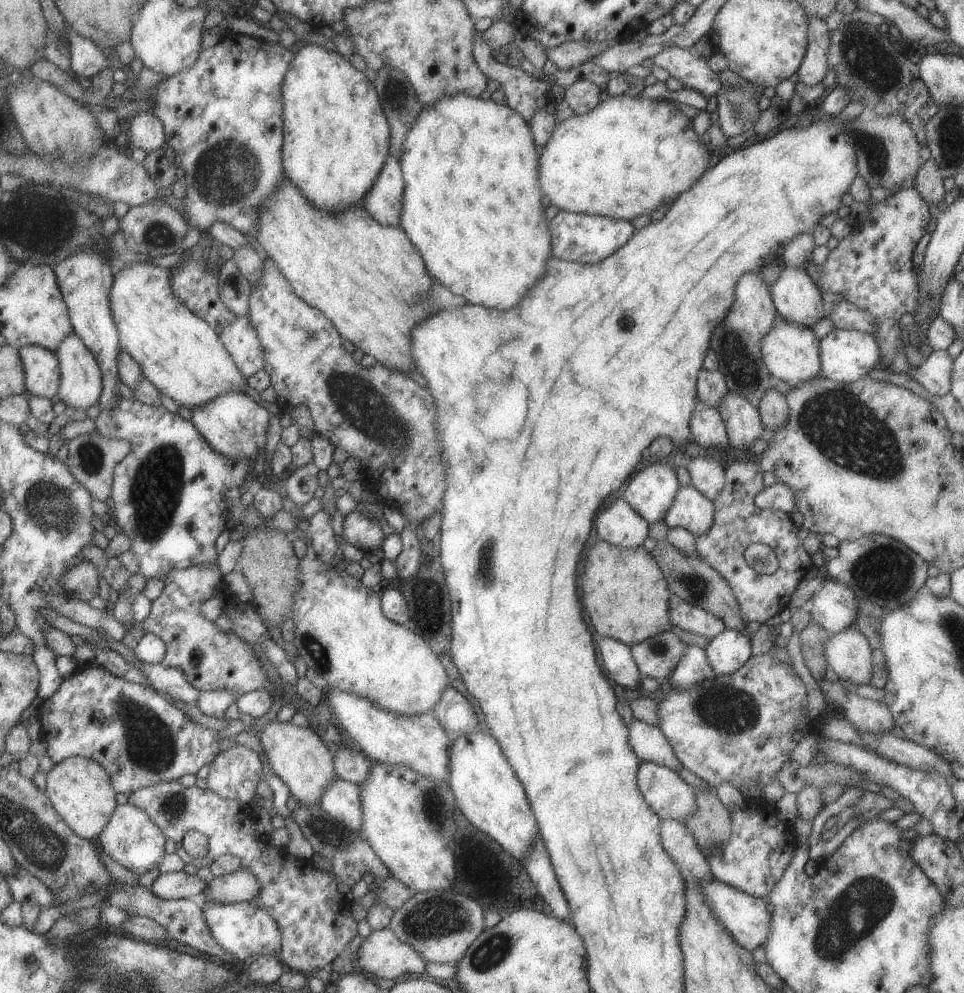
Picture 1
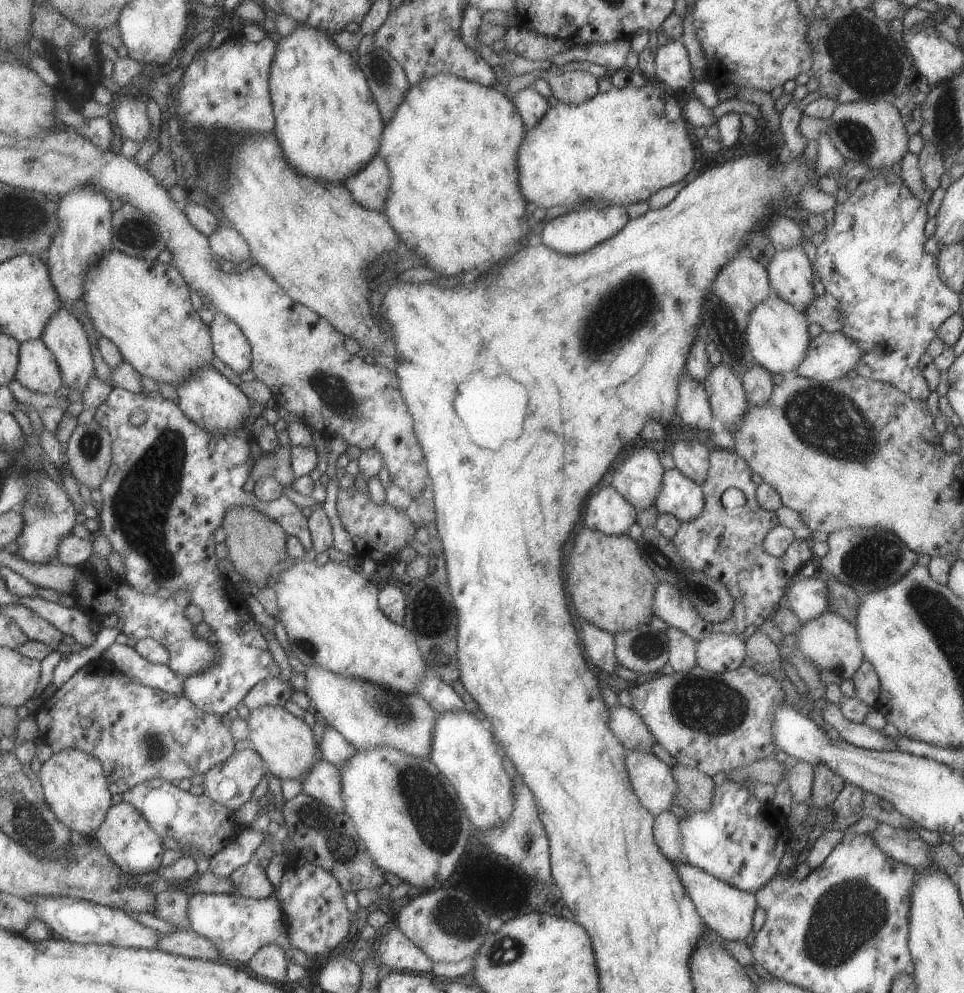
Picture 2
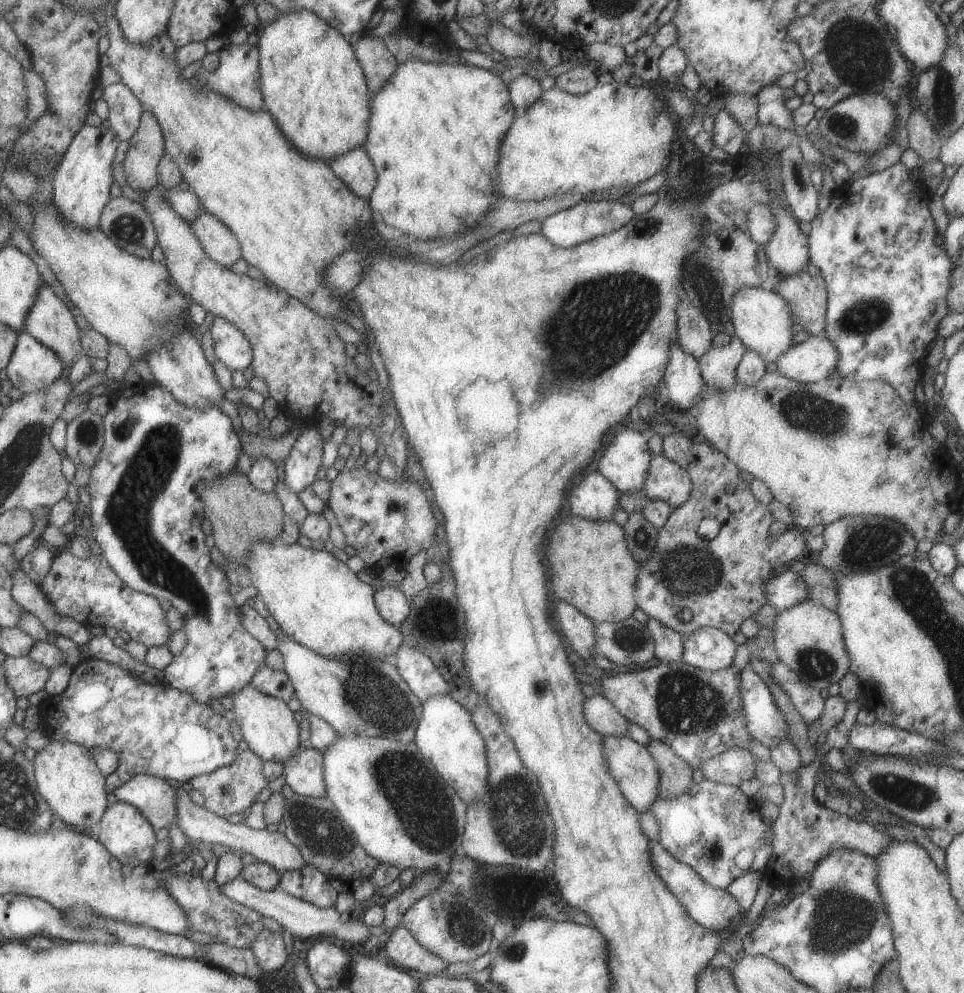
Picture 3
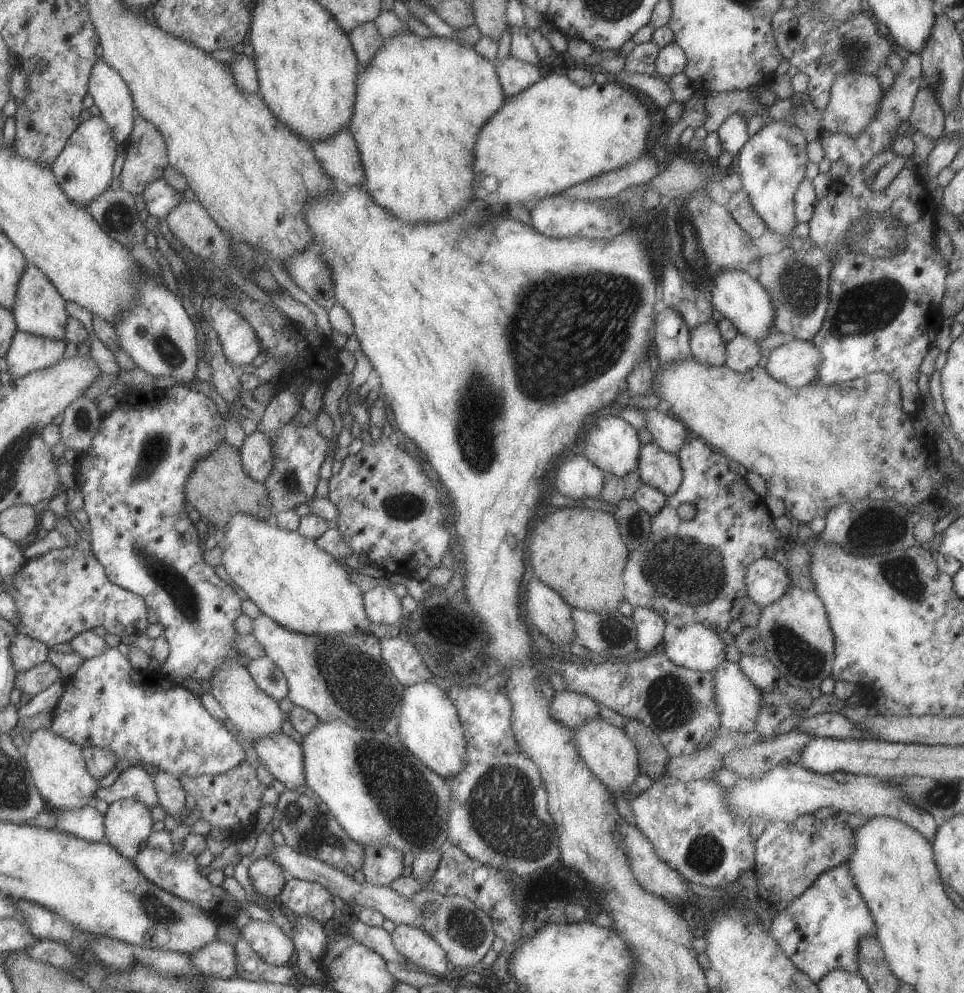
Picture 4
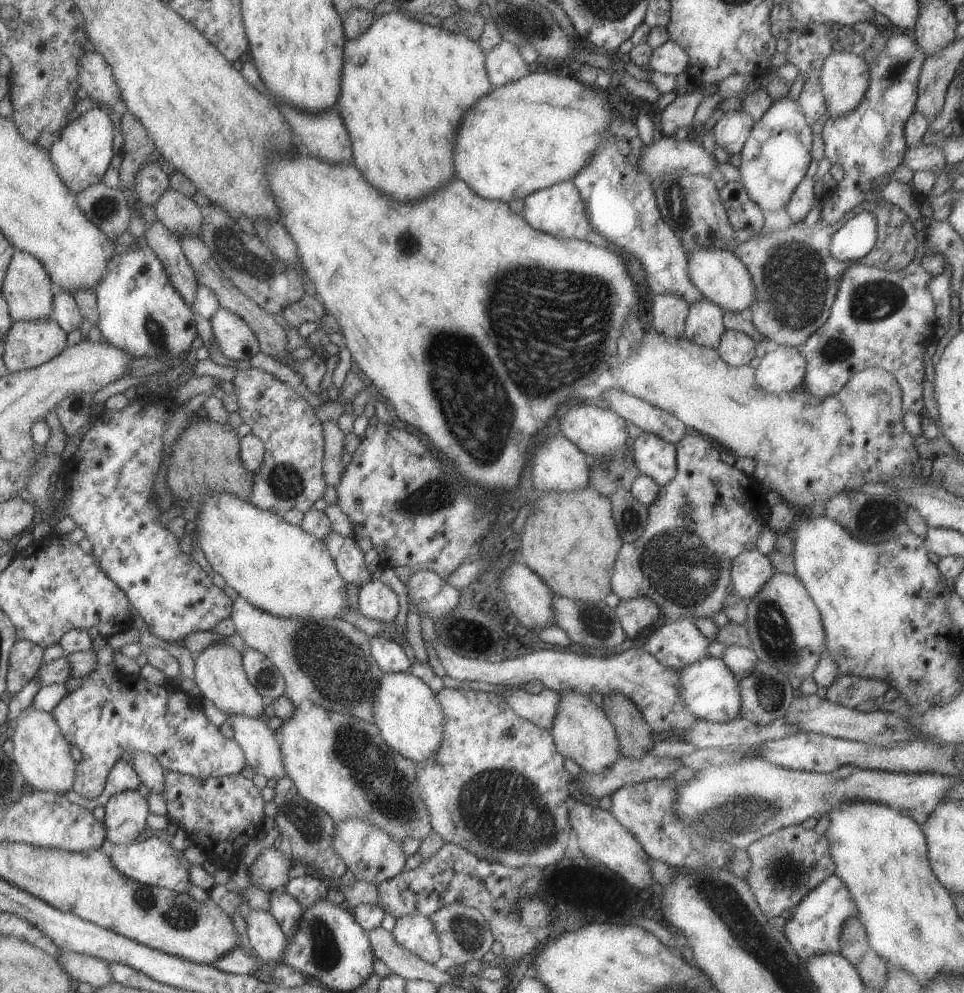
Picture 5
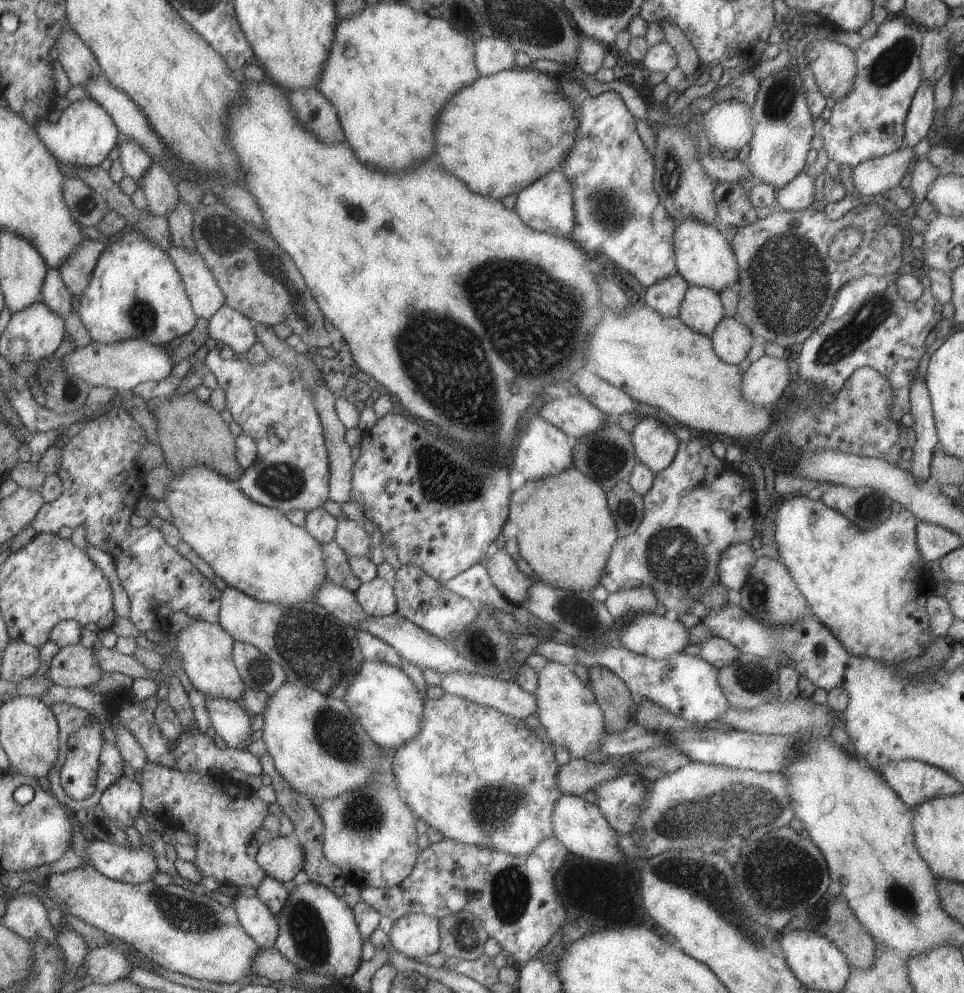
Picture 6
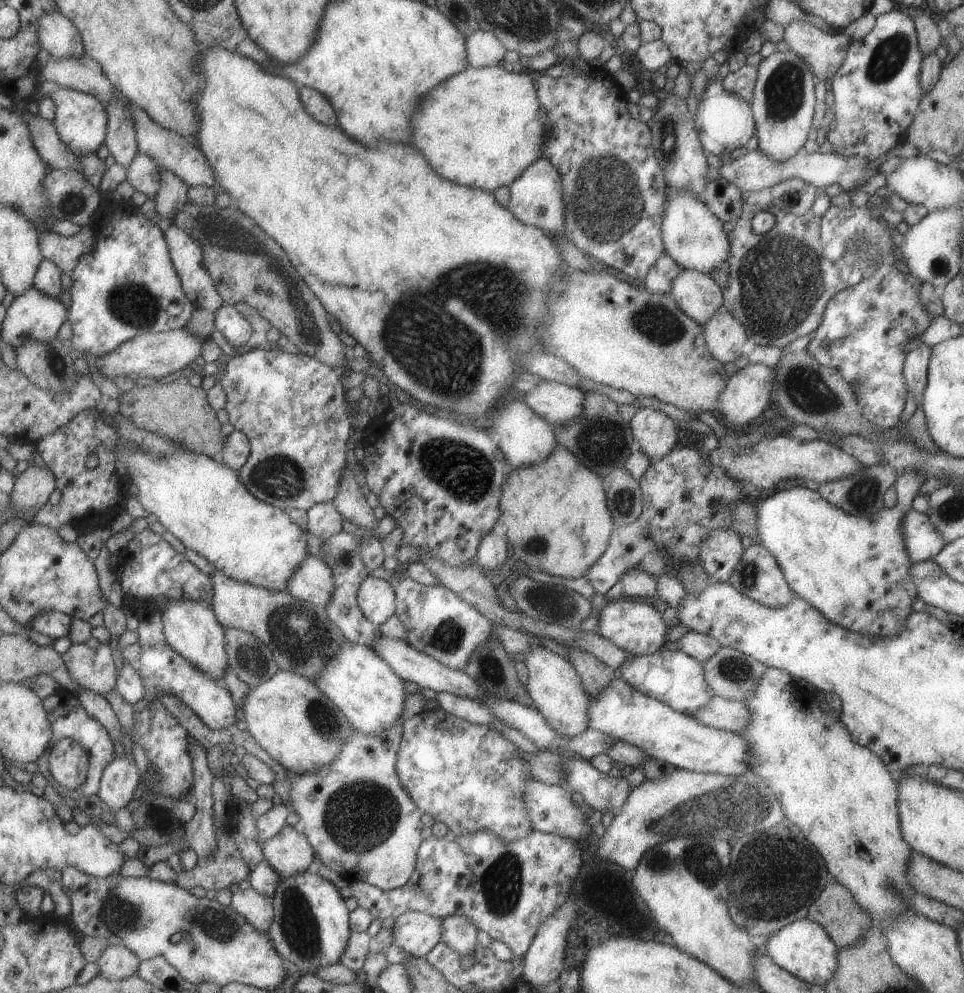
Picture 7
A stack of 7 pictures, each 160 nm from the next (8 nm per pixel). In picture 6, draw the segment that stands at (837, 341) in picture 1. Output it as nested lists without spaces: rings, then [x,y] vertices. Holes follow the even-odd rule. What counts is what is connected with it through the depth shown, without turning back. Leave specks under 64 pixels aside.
[[[762,355],[752,362],[742,374],[740,394],[746,403],[771,407],[783,394],[789,383],[789,368],[786,357]]]

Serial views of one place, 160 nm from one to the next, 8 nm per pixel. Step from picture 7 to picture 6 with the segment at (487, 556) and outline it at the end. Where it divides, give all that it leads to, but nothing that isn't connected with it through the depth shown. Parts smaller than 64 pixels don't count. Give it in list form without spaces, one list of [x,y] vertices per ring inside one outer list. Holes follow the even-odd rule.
[[[503,548],[492,557],[487,557],[483,566],[487,569],[491,582],[505,600],[519,606],[524,604],[529,587],[534,582],[531,581],[531,577],[519,570]]]

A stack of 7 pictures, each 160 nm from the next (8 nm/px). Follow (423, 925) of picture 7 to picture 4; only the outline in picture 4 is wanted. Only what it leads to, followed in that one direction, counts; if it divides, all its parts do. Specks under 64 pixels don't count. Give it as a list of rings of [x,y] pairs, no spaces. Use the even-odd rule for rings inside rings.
[[[400,924],[390,937],[395,950],[411,965],[440,977],[451,968],[445,951],[424,930]]]

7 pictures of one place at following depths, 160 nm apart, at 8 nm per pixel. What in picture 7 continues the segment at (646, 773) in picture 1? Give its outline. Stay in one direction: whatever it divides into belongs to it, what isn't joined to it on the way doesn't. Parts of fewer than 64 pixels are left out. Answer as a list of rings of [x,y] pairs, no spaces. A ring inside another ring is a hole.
[[[543,646],[533,647],[525,655],[524,663],[528,670],[526,691],[551,730],[562,737],[572,737],[589,729],[587,711],[590,696],[582,687],[579,675],[569,660]]]

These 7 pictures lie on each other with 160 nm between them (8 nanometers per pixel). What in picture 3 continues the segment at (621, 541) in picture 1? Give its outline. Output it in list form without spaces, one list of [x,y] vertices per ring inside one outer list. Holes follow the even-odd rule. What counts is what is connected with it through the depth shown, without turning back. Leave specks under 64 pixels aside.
[[[598,472],[587,474],[579,478],[579,484],[575,488],[571,488],[569,492],[569,508],[575,516],[587,518],[587,520],[595,521],[611,521],[614,511],[618,508],[618,500],[620,494],[618,490]]]

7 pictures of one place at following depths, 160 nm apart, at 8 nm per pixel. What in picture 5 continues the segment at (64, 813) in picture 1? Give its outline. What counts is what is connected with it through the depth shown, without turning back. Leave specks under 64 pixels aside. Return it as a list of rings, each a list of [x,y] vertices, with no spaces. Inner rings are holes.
[[[29,706],[17,716],[14,733],[9,738],[13,744],[10,759],[23,775],[28,788],[64,795],[72,790],[76,762],[71,758],[71,745],[63,738],[51,713],[35,710]]]

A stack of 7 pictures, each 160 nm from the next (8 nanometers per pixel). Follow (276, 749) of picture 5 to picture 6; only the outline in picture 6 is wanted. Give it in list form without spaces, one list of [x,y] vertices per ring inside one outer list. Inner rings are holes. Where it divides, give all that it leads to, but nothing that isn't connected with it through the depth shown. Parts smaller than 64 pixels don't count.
[[[205,698],[208,720],[227,747],[245,749],[248,745],[251,715],[243,706],[224,698]]]

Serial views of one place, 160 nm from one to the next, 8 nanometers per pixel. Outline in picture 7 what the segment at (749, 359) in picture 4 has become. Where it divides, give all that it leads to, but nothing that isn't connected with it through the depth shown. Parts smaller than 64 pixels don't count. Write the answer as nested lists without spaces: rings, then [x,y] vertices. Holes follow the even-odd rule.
[[[721,306],[705,321],[704,343],[720,363],[734,362],[741,356],[741,346],[748,339],[745,327]]]

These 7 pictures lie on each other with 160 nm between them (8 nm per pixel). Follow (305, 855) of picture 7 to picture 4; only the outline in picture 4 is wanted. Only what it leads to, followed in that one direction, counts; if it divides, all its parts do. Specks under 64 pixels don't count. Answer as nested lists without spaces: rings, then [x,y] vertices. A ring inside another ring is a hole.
[[[269,857],[255,859],[248,866],[248,877],[255,892],[261,893],[266,897],[271,897],[272,899],[277,898],[284,885],[281,869]]]

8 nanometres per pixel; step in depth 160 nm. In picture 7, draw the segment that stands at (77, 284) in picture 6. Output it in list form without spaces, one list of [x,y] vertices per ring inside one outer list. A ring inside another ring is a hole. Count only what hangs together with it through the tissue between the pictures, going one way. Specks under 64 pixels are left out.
[[[83,226],[73,236],[58,235],[47,230],[38,233],[40,253],[49,262],[55,263],[61,272],[71,272],[80,256],[90,253],[96,244],[93,227]]]

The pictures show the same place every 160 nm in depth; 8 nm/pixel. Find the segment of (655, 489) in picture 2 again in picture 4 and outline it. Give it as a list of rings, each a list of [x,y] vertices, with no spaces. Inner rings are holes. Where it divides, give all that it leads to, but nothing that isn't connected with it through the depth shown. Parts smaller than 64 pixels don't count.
[[[601,416],[599,420],[595,419],[593,426],[583,442],[581,448],[577,448],[581,454],[592,462],[597,468],[609,475],[615,475],[621,478],[629,473],[635,473],[638,470],[639,449],[641,443],[637,437],[637,431],[631,424],[622,419],[620,416]]]

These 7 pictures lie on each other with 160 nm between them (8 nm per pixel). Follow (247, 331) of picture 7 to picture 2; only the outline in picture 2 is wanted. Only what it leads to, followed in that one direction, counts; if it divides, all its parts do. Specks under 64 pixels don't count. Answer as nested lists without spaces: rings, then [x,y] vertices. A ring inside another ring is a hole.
[[[214,310],[208,327],[214,356],[238,375],[249,370],[252,361],[250,344],[239,327],[217,310]]]

